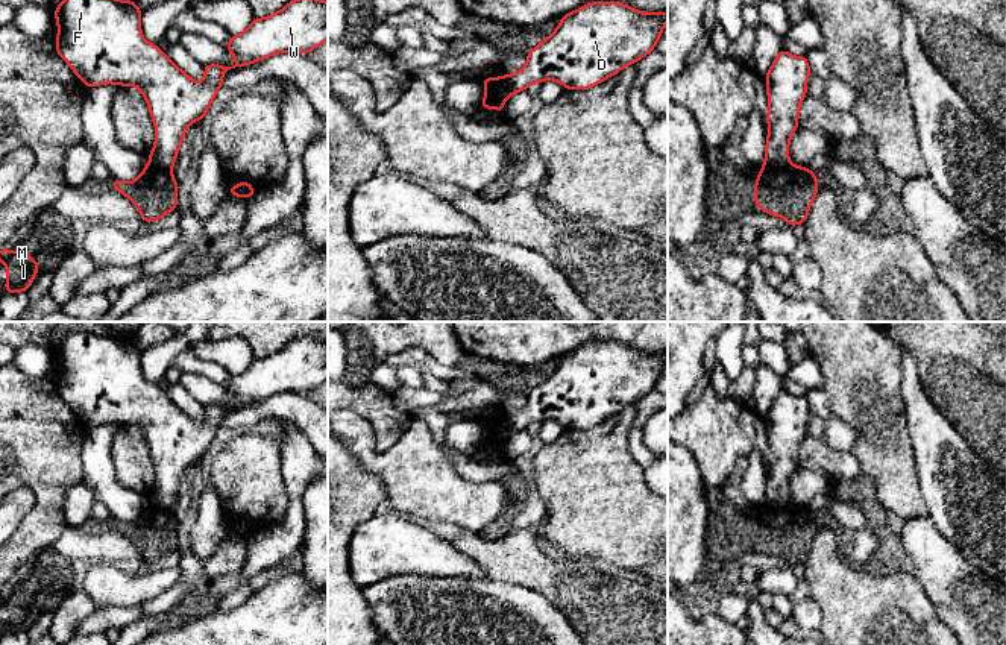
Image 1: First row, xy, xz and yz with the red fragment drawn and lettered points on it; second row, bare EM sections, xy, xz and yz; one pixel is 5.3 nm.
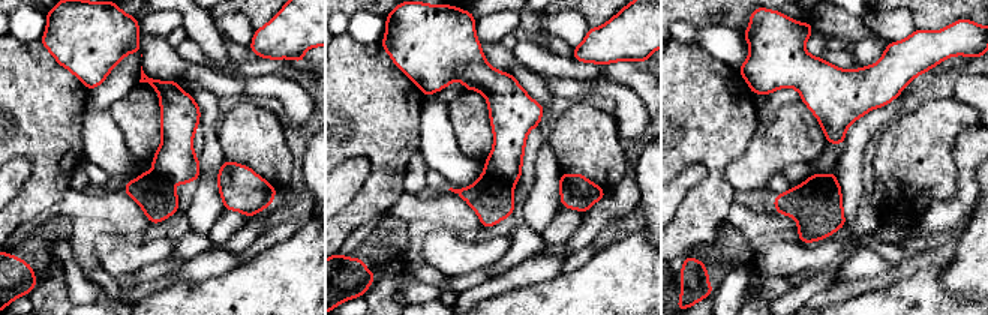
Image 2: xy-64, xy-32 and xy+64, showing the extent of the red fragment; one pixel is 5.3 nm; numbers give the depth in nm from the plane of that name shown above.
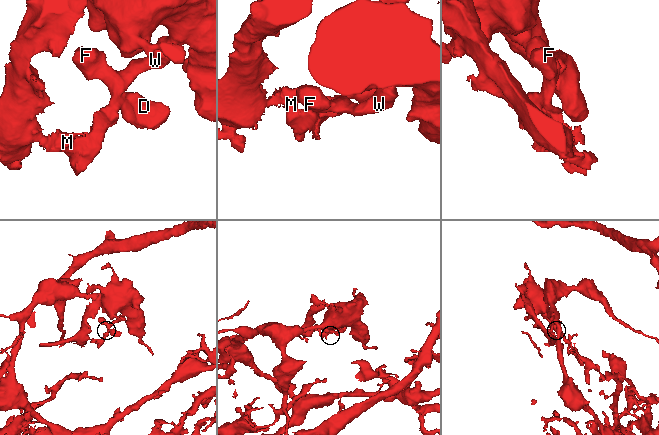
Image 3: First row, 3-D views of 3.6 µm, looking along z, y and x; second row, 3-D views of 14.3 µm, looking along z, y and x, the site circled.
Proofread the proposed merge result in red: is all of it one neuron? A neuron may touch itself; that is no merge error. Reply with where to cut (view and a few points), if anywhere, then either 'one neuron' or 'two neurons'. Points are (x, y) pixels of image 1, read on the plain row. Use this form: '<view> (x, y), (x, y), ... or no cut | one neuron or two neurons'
yz (789, 503), (763, 506) | two neurons

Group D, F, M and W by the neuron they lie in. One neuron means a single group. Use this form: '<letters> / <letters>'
D F W / M

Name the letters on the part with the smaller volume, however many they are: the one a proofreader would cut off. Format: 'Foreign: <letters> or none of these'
Foreign: M

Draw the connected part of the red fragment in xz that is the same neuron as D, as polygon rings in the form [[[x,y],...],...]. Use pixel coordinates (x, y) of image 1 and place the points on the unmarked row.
[[[618,341],[584,345],[528,392],[522,410],[502,416],[502,437],[542,420],[589,429],[649,395],[666,363],[668,352],[649,354]]]

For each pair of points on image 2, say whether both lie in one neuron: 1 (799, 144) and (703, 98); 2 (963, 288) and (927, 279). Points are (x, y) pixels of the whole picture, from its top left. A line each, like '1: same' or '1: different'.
1: different
2: different

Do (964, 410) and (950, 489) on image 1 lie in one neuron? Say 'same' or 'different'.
different

